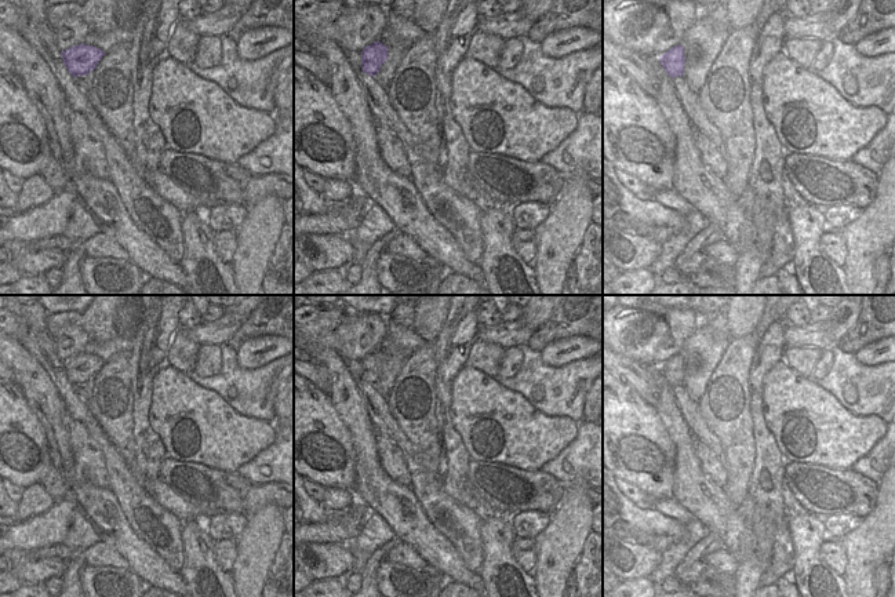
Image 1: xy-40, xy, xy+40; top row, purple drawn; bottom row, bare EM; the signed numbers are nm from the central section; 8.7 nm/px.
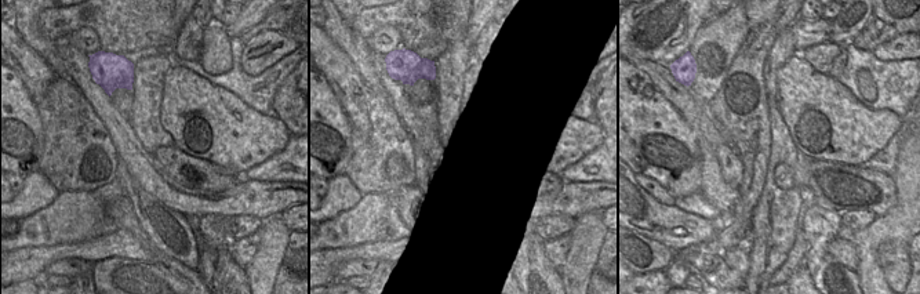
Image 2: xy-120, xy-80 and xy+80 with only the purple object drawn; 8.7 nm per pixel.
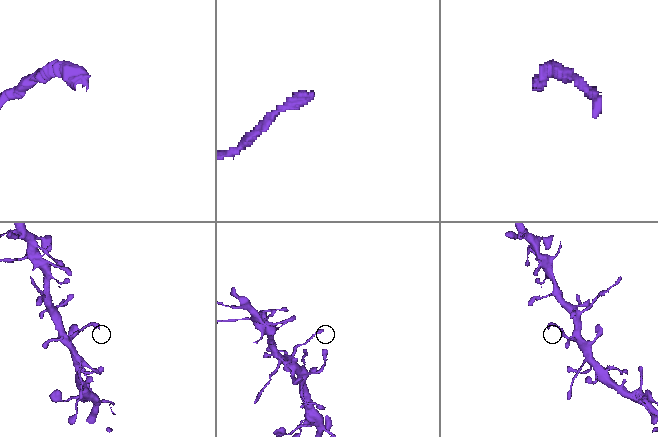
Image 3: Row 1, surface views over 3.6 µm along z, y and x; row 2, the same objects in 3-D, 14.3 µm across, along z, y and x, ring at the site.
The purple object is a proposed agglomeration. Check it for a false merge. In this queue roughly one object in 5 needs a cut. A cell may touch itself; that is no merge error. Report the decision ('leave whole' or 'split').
leave whole

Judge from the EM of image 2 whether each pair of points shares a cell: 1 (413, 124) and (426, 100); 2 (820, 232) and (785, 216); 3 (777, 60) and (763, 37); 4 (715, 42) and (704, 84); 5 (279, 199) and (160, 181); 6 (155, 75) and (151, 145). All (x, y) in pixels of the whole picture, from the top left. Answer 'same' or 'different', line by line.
1: different
2: different
3: different
4: same
5: same
6: same

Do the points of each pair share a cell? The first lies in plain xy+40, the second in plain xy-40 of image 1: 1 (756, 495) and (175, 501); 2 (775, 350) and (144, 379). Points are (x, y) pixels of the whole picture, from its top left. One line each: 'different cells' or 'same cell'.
1: different cells
2: different cells

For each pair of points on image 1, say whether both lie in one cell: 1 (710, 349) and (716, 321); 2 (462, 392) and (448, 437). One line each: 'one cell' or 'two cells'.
1: one cell
2: two cells

